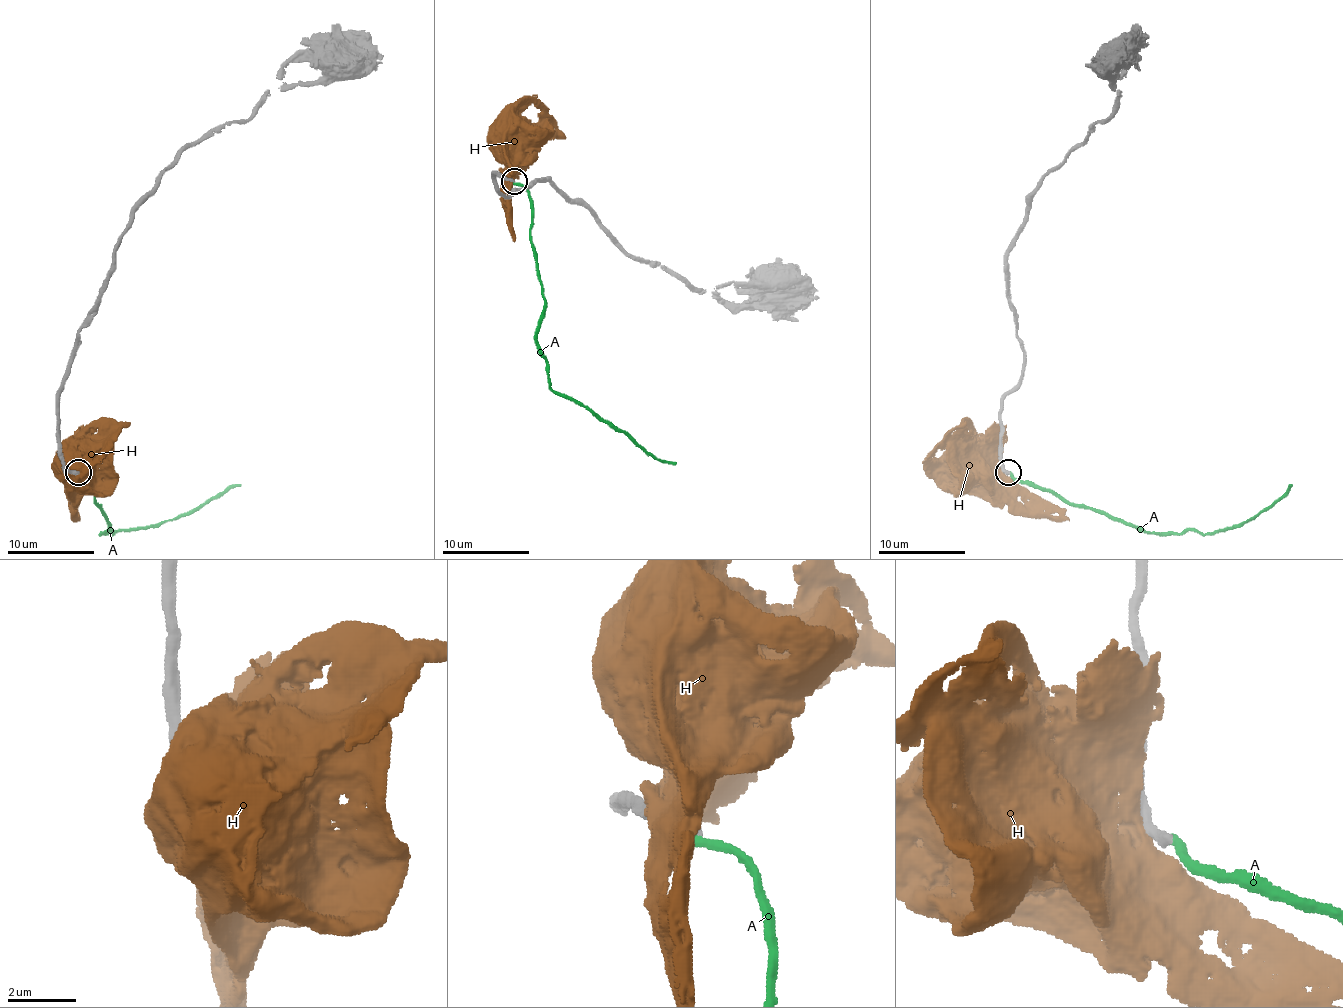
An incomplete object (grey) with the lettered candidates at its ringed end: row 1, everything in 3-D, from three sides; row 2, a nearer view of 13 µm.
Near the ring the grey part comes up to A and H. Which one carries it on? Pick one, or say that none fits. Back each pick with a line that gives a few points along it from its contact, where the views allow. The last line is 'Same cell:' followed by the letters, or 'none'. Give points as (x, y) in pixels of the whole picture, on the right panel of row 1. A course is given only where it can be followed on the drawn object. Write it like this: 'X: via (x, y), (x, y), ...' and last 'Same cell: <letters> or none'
Same cell: none

